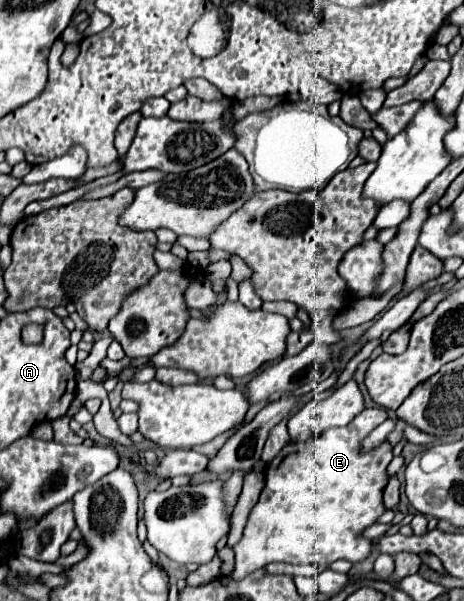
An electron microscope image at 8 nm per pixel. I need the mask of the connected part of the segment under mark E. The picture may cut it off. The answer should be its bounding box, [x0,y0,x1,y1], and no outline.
[227,407,393,579]

